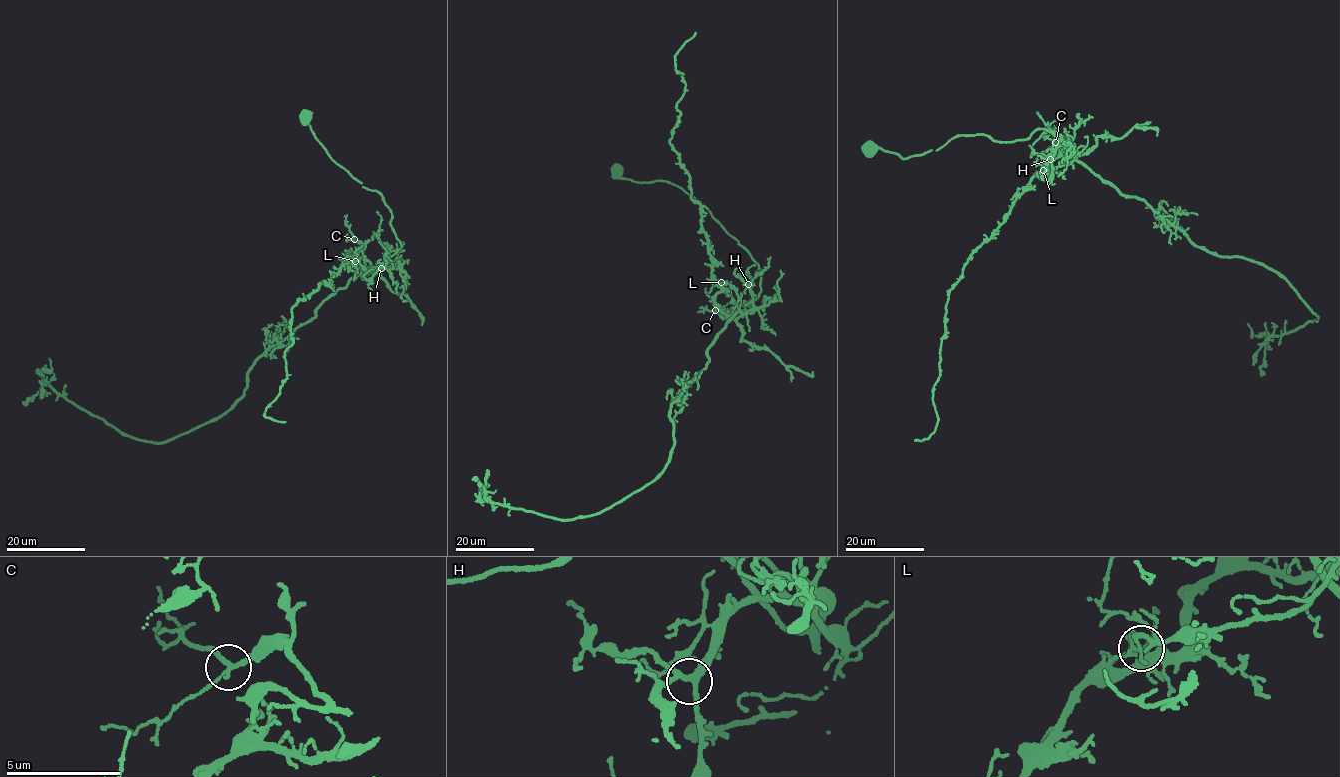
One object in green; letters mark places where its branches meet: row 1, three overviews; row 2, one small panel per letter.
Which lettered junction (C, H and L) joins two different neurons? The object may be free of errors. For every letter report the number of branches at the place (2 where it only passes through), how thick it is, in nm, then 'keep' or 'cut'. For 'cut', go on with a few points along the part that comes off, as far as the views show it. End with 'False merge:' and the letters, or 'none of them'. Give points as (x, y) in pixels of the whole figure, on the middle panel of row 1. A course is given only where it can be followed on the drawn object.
C: branches 3; calibre 180 nm; keep
H: branches 3; calibre 240 nm; keep
L: branches 3; calibre 120 nm; cut; course (722, 282), (712, 273), (702, 210), (690, 197), (689, 176), (670, 142), (686, 85), (675, 54), (696, 33)
False merge: L

